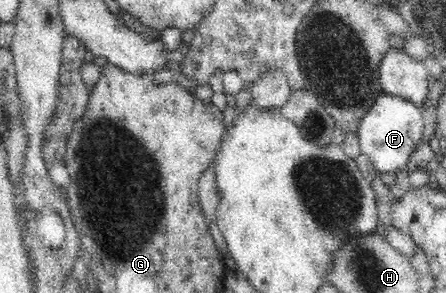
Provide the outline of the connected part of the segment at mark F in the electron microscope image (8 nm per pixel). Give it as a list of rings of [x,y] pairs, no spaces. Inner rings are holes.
[[[378,94],[371,107],[364,113],[358,127],[360,150],[380,174],[399,171],[406,167],[411,153],[421,141],[424,130],[423,112],[401,96]]]

